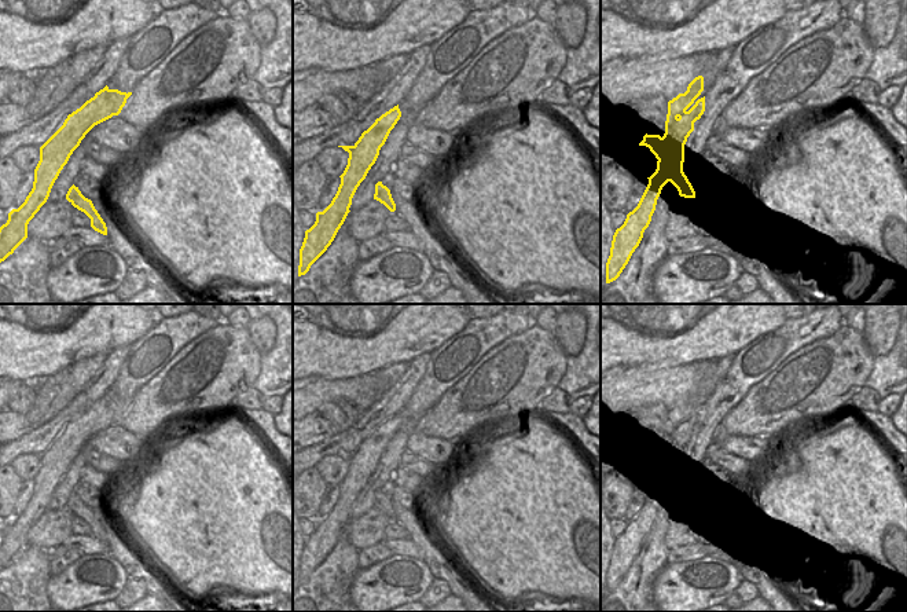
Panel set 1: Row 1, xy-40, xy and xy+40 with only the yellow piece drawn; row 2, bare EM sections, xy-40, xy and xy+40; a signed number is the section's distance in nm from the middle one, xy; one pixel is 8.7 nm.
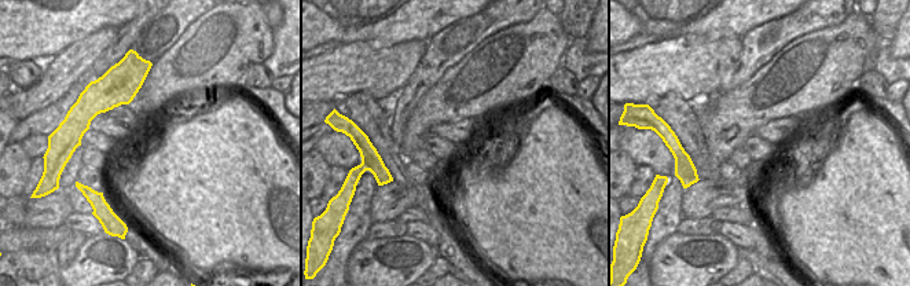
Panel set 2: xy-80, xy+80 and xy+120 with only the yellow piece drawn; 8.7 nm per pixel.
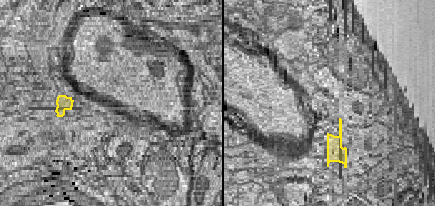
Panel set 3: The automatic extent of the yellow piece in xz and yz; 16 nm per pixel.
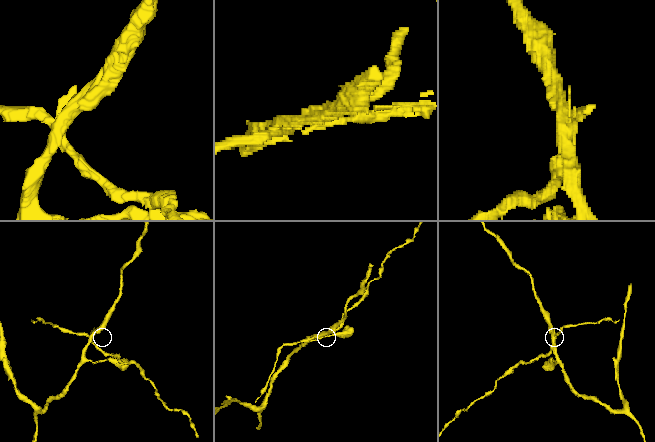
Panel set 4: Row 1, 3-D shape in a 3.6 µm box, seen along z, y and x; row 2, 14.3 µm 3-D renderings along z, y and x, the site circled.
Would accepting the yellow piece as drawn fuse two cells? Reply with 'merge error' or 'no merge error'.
merge error

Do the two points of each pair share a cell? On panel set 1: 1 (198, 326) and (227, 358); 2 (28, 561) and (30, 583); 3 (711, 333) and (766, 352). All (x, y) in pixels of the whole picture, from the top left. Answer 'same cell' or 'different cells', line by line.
1: different cells
2: same cell
3: different cells

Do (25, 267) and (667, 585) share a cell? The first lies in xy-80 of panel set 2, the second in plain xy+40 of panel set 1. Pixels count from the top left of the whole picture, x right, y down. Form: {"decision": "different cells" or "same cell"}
{"decision": "different cells"}

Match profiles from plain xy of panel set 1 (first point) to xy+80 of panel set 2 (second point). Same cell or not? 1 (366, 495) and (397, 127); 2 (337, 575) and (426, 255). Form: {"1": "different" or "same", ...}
{"1": "same", "2": "different"}

